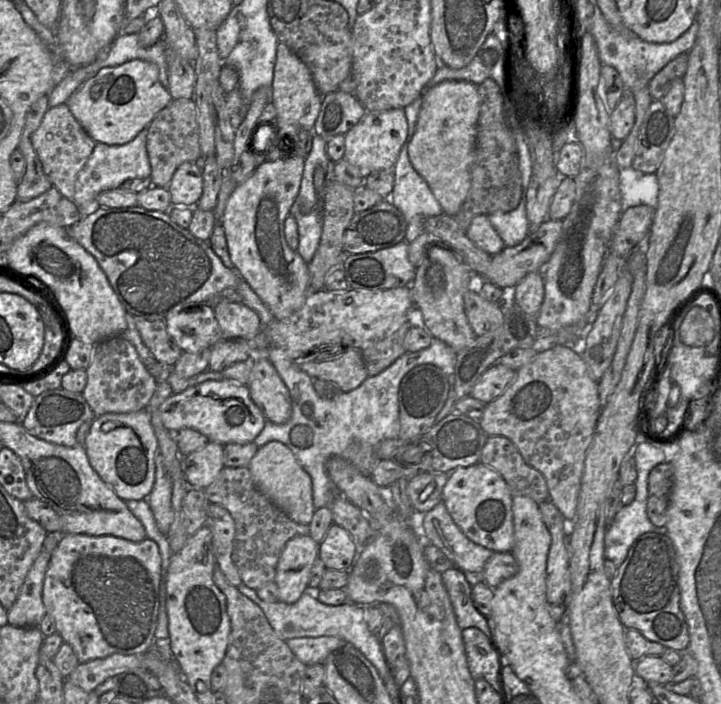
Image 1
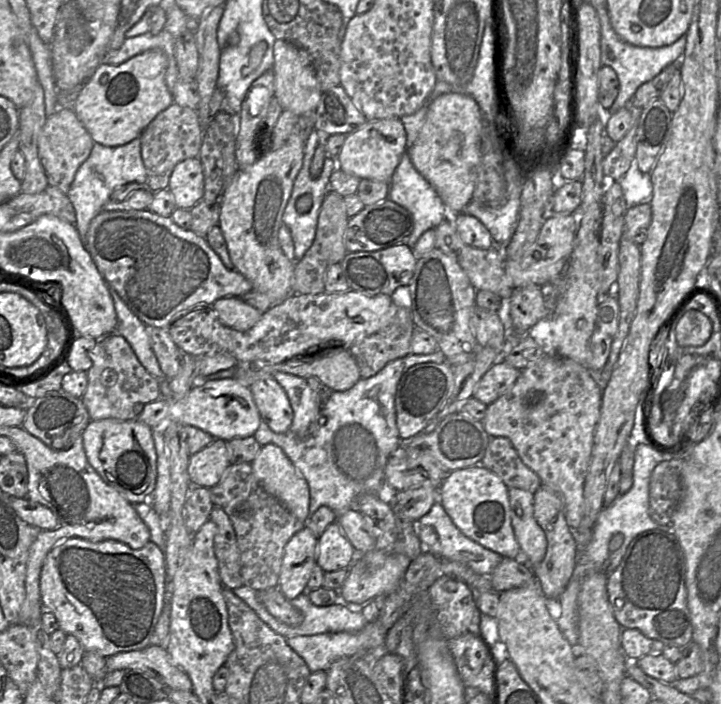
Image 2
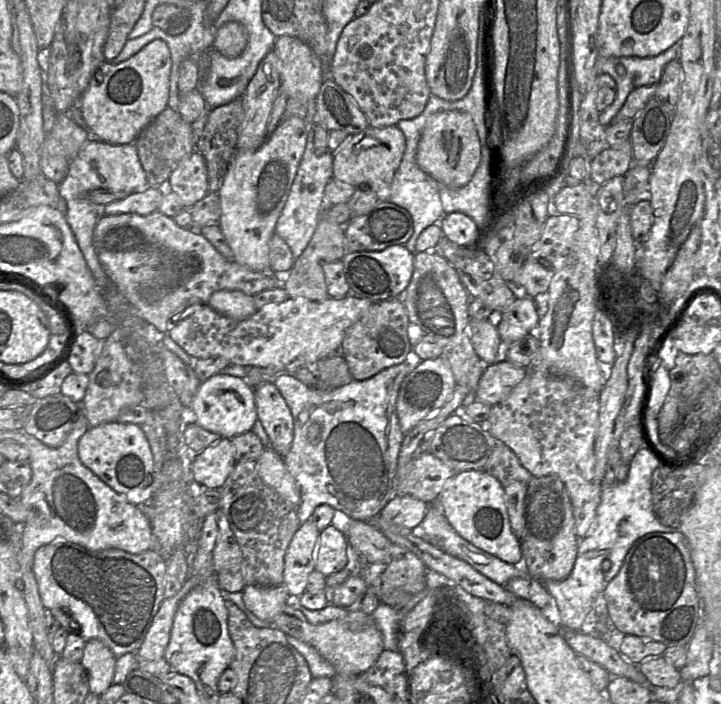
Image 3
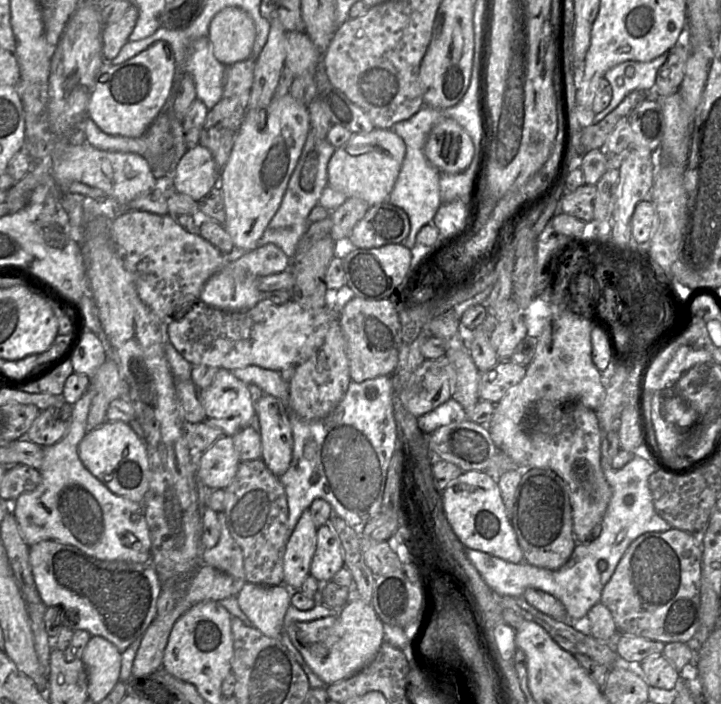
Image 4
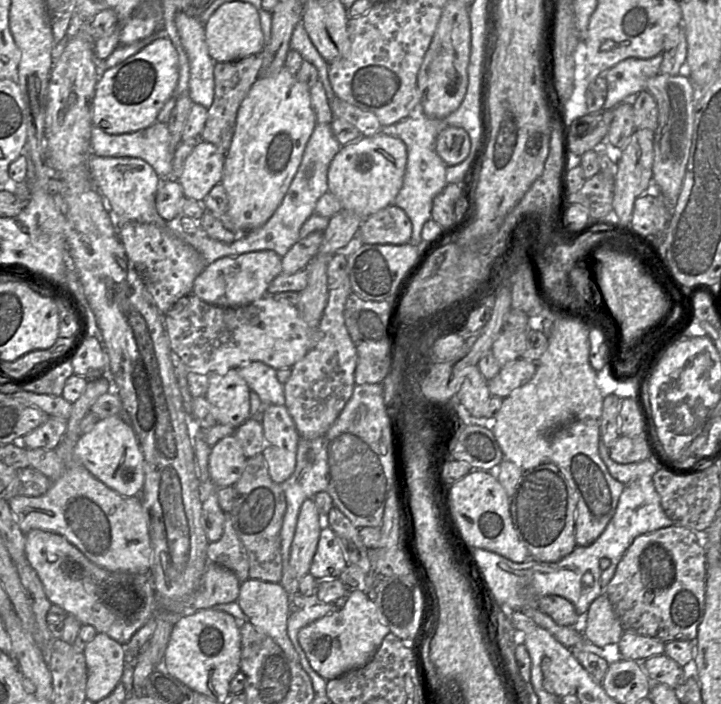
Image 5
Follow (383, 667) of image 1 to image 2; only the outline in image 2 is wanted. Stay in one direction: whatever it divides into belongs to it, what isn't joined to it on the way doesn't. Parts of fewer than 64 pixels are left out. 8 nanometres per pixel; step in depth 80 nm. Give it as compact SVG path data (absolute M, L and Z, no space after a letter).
M243 585L233 590L234 594L242 599L251 609L253 609L264 623L286 639L295 636L309 636L327 632L357 632L366 625L367 621L361 612L352 612L343 604L335 603L325 607L314 605L307 596L310 591L312 590L305 587L303 593L292 600L289 600L290 603L303 615L303 621L300 625L289 626L278 621L268 612L264 604L260 601L258 593L254 589Z

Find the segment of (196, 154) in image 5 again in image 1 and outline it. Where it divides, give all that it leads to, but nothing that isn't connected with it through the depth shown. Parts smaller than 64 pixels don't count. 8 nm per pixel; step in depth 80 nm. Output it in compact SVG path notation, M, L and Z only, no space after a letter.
M185 162L175 171L167 190L171 207L195 207L203 193L203 178L200 162Z

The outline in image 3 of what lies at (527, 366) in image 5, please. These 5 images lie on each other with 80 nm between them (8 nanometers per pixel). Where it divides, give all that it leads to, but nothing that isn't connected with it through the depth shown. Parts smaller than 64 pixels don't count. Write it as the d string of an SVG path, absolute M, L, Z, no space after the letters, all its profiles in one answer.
M495 361L485 366L474 397L493 406L506 399L526 375L526 368L509 361Z

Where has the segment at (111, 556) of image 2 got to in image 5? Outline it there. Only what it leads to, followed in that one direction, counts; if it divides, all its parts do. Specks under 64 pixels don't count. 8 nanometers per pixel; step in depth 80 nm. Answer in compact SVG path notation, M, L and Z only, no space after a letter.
M40 529L25 534L25 553L52 605L59 606L74 615L82 625L91 625L98 633L106 634L122 645L130 641L157 608L151 571L109 571L91 562L62 535Z

